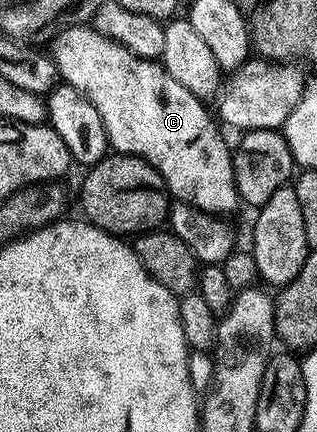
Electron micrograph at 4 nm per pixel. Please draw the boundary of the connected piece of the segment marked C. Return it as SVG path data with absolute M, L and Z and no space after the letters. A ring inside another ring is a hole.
M90 24L73 26L57 34L52 43L52 57L58 65L59 79L65 85L76 88L76 92L83 94L94 105L96 112L100 112L100 120L104 120L104 132L111 151L143 158L148 165L156 168L167 191L177 201L195 206L204 214L230 216L226 214L240 206L238 189L234 183L231 143L222 139L215 115L206 111L207 103L188 92L188 88L180 84L180 80L172 80L161 61L136 56L120 43L105 38Z

